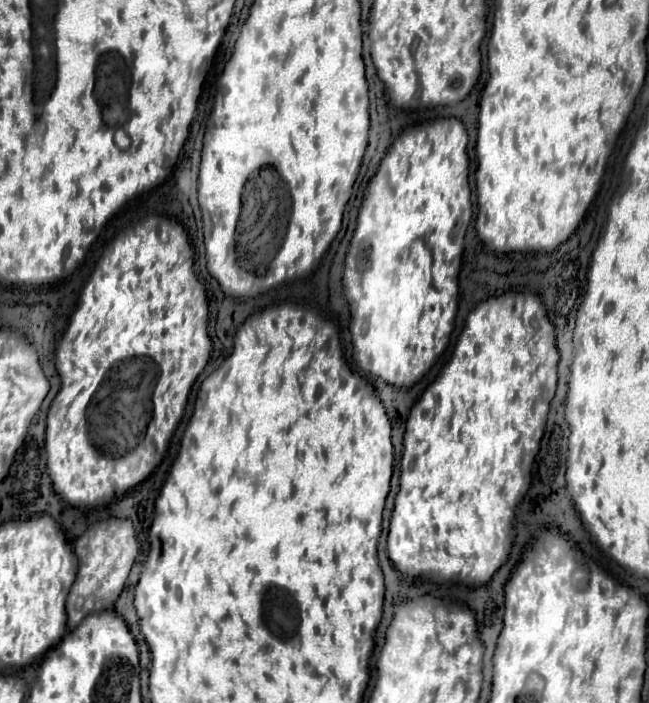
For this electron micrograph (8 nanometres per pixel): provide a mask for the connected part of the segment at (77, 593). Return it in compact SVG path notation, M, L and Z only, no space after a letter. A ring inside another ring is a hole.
M111 517L105 521L93 523L77 541L73 541L73 551L79 559L79 573L67 597L69 627L75 627L77 623L81 623L81 619L87 617L89 613L95 613L101 609L113 609L119 593L125 587L125 579L135 563L135 557L139 555L133 521ZM79 597L83 597L81 609L75 605Z

